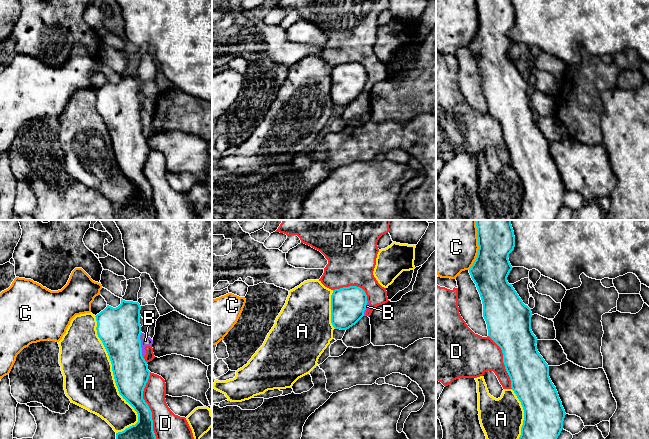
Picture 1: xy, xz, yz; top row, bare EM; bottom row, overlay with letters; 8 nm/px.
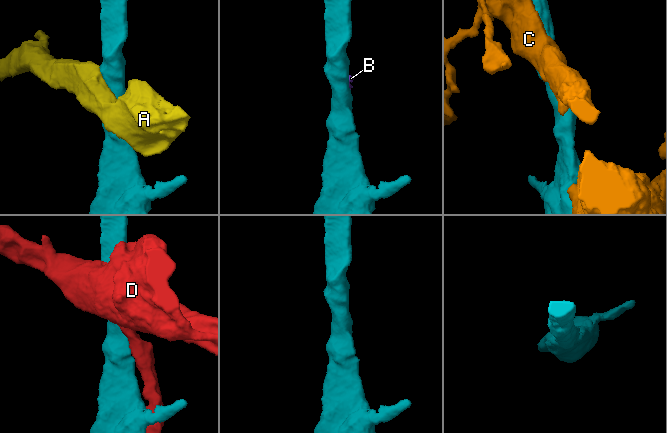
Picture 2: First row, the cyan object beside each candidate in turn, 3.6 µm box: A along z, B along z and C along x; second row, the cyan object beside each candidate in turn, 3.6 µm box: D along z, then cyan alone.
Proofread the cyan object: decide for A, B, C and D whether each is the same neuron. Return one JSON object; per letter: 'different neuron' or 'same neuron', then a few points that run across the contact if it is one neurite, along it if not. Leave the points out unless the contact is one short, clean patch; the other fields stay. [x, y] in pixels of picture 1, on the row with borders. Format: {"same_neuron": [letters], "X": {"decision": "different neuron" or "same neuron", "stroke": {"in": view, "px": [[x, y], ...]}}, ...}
{"same_neuron": [], "A": {"decision": "different neuron"}, "B": {"decision": "different neuron", "stroke": {"in": "xy", "px": [[141, 332], [140, 339], [143, 358]]}}, "C": {"decision": "different neuron"}, "D": {"decision": "different neuron"}}

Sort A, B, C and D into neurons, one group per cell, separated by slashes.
A / B D / C

